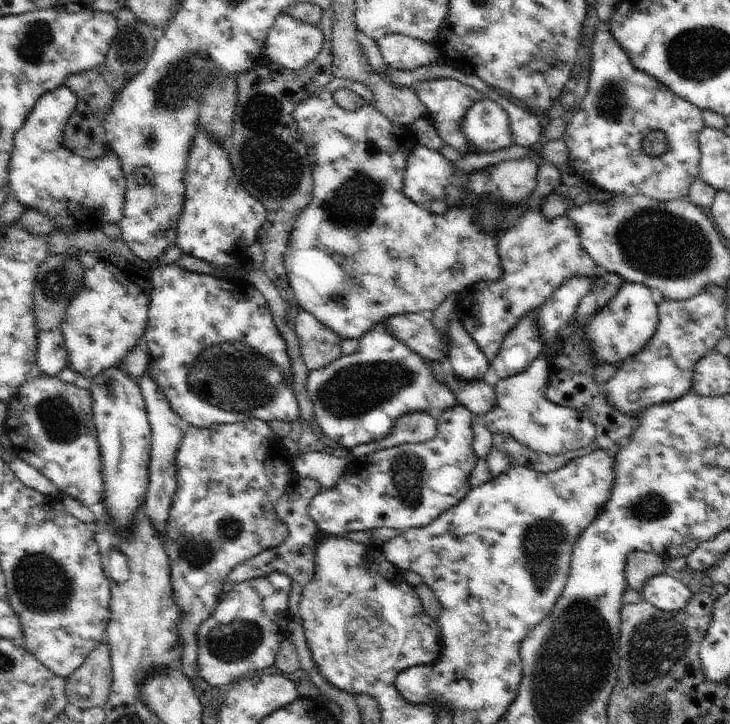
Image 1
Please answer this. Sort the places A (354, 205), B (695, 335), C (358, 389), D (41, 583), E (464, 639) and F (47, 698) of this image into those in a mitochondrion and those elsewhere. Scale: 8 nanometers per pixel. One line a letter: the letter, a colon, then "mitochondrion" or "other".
A: mitochondrion
B: other
C: mitochondrion
D: mitochondrion
E: other
F: other

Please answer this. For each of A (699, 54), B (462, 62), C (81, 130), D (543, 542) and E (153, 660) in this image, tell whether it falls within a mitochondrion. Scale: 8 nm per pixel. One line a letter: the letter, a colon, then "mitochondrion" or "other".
A: mitochondrion
B: other
C: other
D: mitochondrion
E: other

